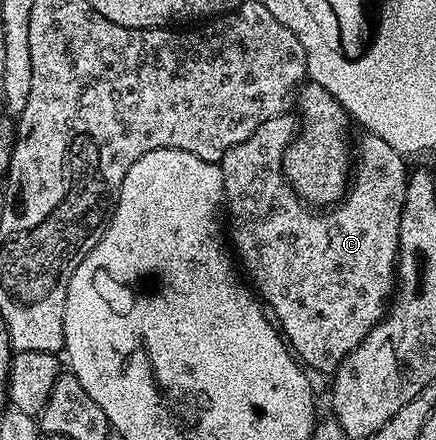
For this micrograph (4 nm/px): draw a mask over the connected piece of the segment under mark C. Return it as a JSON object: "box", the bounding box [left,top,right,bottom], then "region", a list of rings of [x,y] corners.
{"box":[218,115,409,374],"region":[[[294,115],[274,116],[269,118],[269,122],[261,122],[261,126],[257,126],[257,130],[253,130],[253,134],[249,134],[249,138],[245,138],[245,142],[237,142],[237,146],[230,148],[218,165],[223,175],[225,212],[226,215],[231,215],[229,240],[233,245],[234,255],[237,257],[242,271],[249,277],[250,283],[253,285],[254,291],[261,297],[262,303],[273,313],[274,319],[277,321],[278,327],[281,329],[282,335],[285,337],[292,353],[312,373],[327,372],[327,374],[331,374],[339,367],[342,360],[367,337],[369,330],[373,330],[373,326],[377,326],[389,311],[389,301],[392,299],[393,289],[397,283],[399,227],[403,217],[403,203],[405,202],[409,167],[407,168],[406,162],[403,161],[406,160],[404,153],[393,150],[393,146],[389,146],[389,142],[370,134],[360,135],[359,144],[357,140],[353,148],[353,175],[349,181],[347,195],[324,214],[322,211],[312,210],[308,205],[304,204],[299,199],[299,195],[291,188],[291,183],[283,177],[283,155],[296,135],[297,120]]]}

